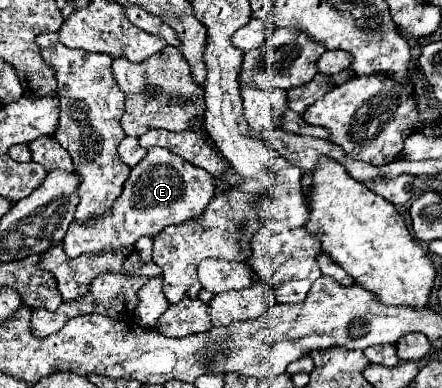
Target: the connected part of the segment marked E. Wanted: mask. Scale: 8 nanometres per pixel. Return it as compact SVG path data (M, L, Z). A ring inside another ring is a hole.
M151 148L147 150L147 156L131 170L123 184L121 196L115 200L107 214L91 218L83 224L71 222L61 242L63 250L69 258L77 258L81 254L119 252L133 248L135 242L143 236L153 238L171 224L181 224L199 216L213 196L215 186L209 172L185 162L165 148Z

